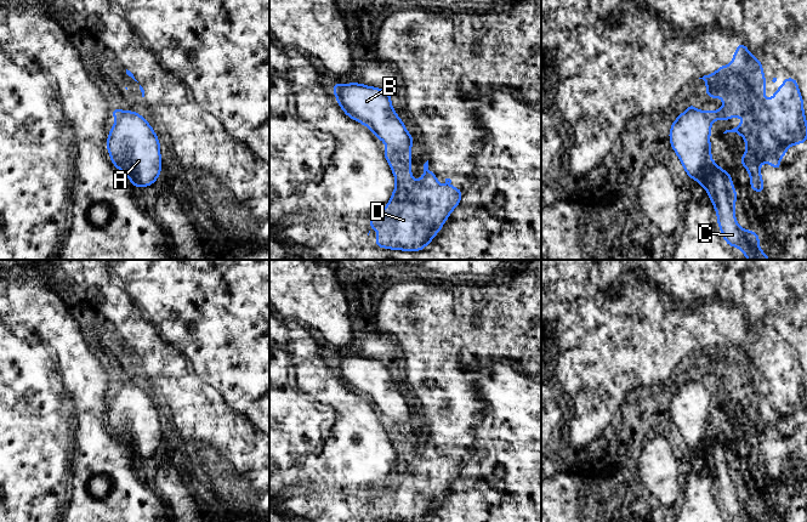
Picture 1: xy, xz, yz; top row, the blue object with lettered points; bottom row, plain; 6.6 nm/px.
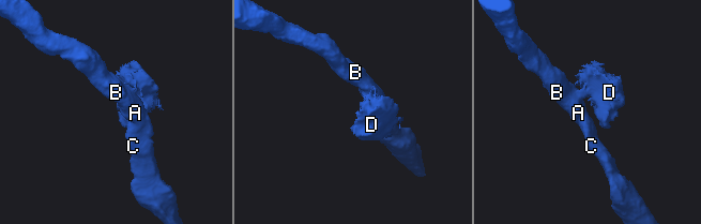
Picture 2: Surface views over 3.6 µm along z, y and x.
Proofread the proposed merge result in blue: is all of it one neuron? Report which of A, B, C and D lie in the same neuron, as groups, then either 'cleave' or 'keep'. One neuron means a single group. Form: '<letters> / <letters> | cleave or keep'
A B C / D | cleave

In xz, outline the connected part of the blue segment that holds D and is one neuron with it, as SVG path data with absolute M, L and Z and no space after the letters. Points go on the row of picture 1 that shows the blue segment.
M391 147L383 149L383 155L396 177L396 188L392 192L388 204L381 212L370 214L370 231L377 229L379 237L375 240L376 248L390 250L420 251L432 242L442 229L451 211L460 204L461 191L450 186L451 180L445 178L445 186L439 188L439 178L428 169L428 160L424 164L424 176L415 182L411 178L411 151L397 152Z

